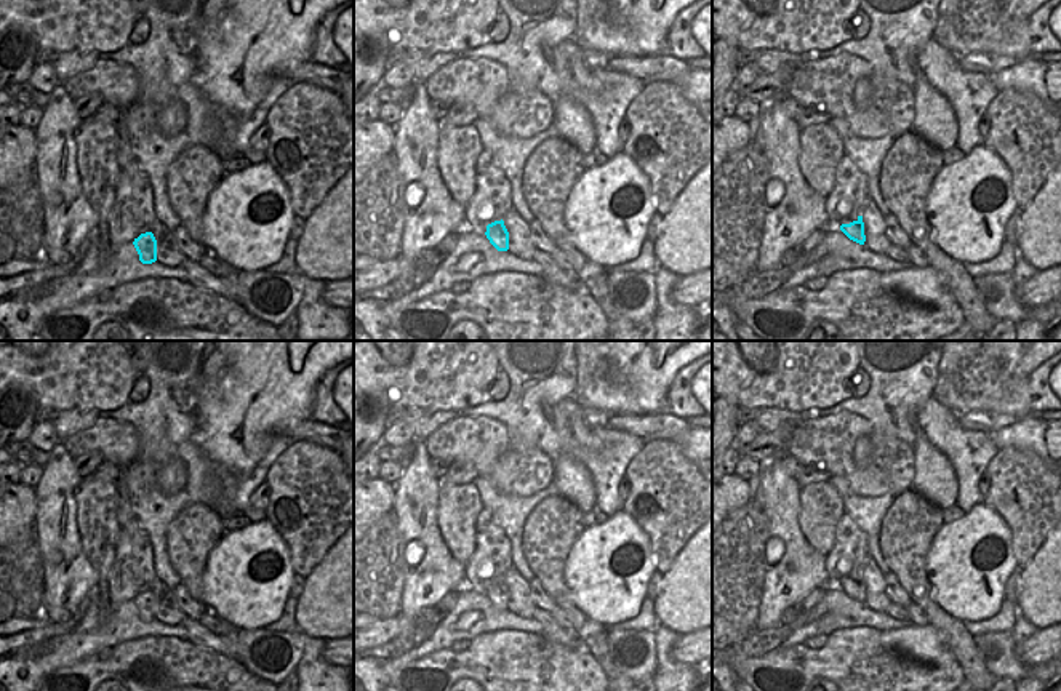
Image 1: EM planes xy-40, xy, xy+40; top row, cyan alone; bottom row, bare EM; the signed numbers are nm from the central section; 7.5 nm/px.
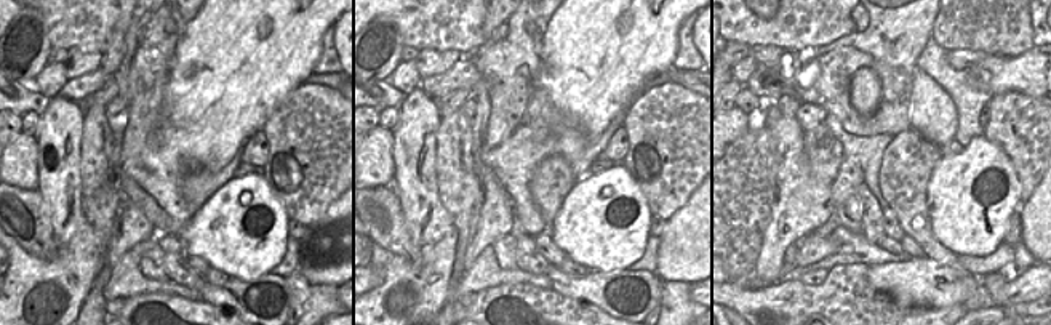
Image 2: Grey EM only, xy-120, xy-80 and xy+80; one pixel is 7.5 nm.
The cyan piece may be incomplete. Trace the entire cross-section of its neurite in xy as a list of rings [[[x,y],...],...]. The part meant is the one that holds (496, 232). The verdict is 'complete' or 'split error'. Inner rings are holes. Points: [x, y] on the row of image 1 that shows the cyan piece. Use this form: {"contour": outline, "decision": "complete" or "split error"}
{"contour": [[[502,219],[488,224],[485,235],[498,251],[509,250],[509,232]]], "decision": "complete"}

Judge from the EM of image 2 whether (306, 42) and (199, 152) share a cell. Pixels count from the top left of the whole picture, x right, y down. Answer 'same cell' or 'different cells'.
same cell

